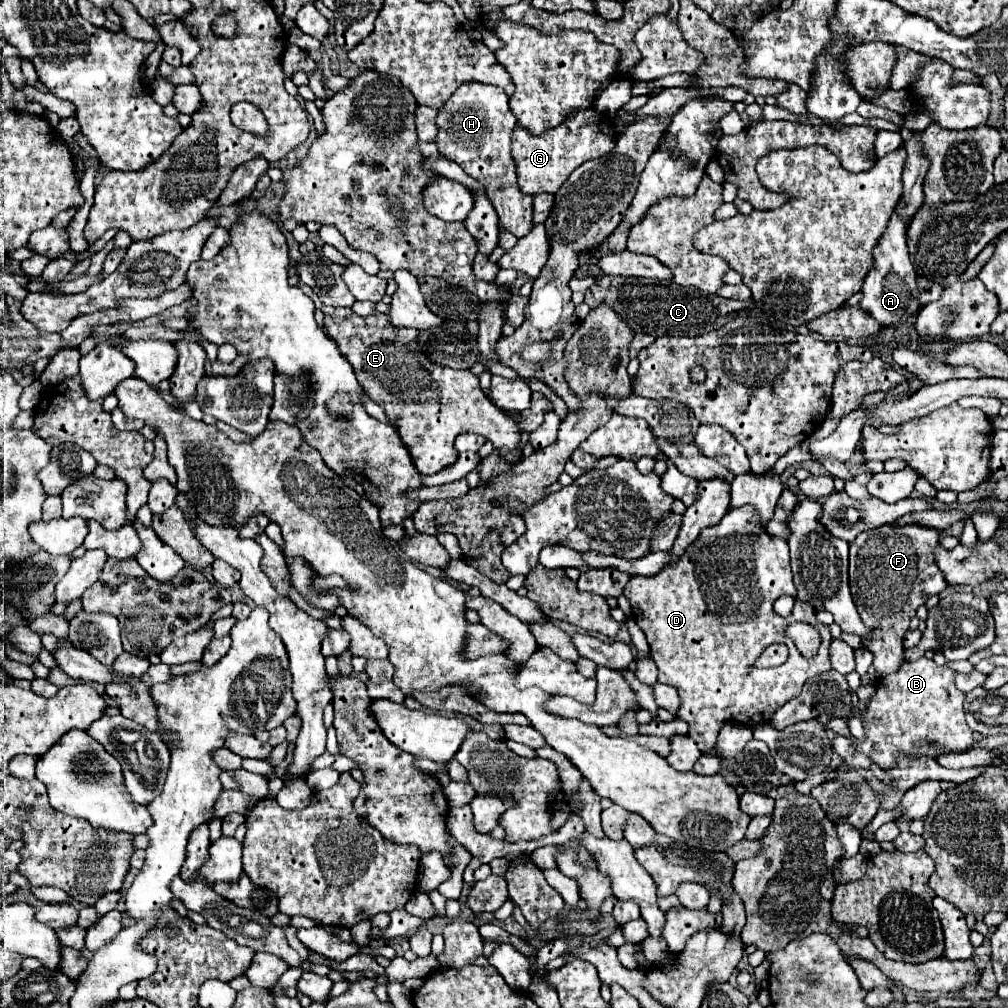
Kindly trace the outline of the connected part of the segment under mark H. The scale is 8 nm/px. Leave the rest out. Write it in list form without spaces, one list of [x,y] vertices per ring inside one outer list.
[[[463,82],[457,92],[443,104],[439,110],[439,152],[457,162],[471,178],[479,180],[495,206],[499,216],[499,226],[511,230],[517,238],[523,238],[531,232],[531,202],[533,196],[527,196],[519,190],[517,184],[517,166],[511,158],[511,140],[517,126],[517,118],[509,110],[509,96],[503,88],[481,82]]]

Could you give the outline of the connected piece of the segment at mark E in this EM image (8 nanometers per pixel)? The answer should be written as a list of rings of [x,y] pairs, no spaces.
[[[353,314],[351,318],[345,318],[345,320],[325,316],[323,324],[325,324],[325,332],[337,342],[341,354],[353,366],[355,376],[359,384],[363,386],[365,394],[375,404],[379,404],[385,410],[387,418],[395,424],[403,444],[407,446],[413,458],[415,468],[421,474],[437,474],[439,470],[443,470],[445,466],[457,460],[457,450],[453,442],[461,432],[477,432],[485,436],[487,440],[491,440],[495,448],[509,448],[509,450],[517,448],[519,432],[515,430],[515,422],[509,416],[505,416],[483,394],[483,390],[479,388],[479,378],[471,374],[469,370],[453,370],[453,368],[437,366],[435,362],[431,362],[431,358],[427,358],[427,354],[423,352],[417,340],[421,334],[417,328],[397,328],[389,322],[387,314],[373,314],[367,318]]]

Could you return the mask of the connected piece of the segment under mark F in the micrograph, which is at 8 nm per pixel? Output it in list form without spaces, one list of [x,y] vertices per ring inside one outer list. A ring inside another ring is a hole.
[[[907,524],[903,528],[873,528],[861,532],[855,542],[851,542],[849,584],[863,622],[871,626],[871,638],[863,638],[863,644],[875,656],[873,666],[877,670],[877,678],[899,670],[903,664],[903,636],[909,630],[909,620],[929,596],[947,588],[943,574],[939,574],[935,560],[931,558],[937,544],[939,532],[917,524]]]

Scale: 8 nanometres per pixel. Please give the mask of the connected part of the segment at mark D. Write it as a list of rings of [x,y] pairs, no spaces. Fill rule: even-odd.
[[[751,506],[729,510],[717,526],[705,528],[699,534],[699,538],[685,550],[683,558],[679,558],[671,570],[661,570],[655,576],[635,576],[623,592],[631,602],[637,626],[647,636],[651,656],[659,668],[659,682],[677,688],[681,700],[677,718],[689,724],[689,736],[699,744],[701,752],[709,752],[715,746],[715,738],[723,722],[739,722],[749,728],[767,724],[771,714],[799,694],[807,680],[831,670],[829,626],[815,620],[815,610],[807,602],[795,600],[793,612],[787,618],[775,614],[773,602],[779,596],[797,596],[791,580],[787,542],[769,536],[765,530],[755,530],[755,522],[759,522],[759,518],[755,518],[755,510],[751,510]],[[791,622],[807,622],[819,630],[821,646],[815,656],[803,656],[783,634],[783,628]],[[771,644],[785,644],[789,648],[787,662],[771,670],[753,668],[755,660]]]

